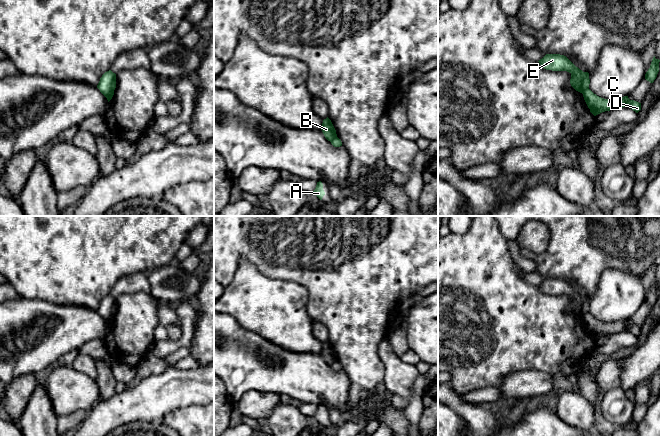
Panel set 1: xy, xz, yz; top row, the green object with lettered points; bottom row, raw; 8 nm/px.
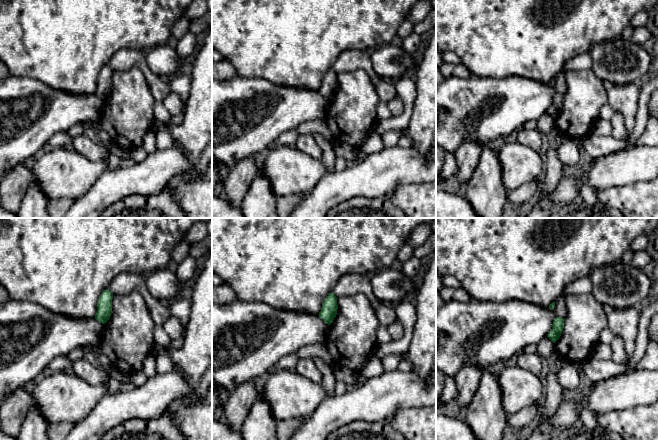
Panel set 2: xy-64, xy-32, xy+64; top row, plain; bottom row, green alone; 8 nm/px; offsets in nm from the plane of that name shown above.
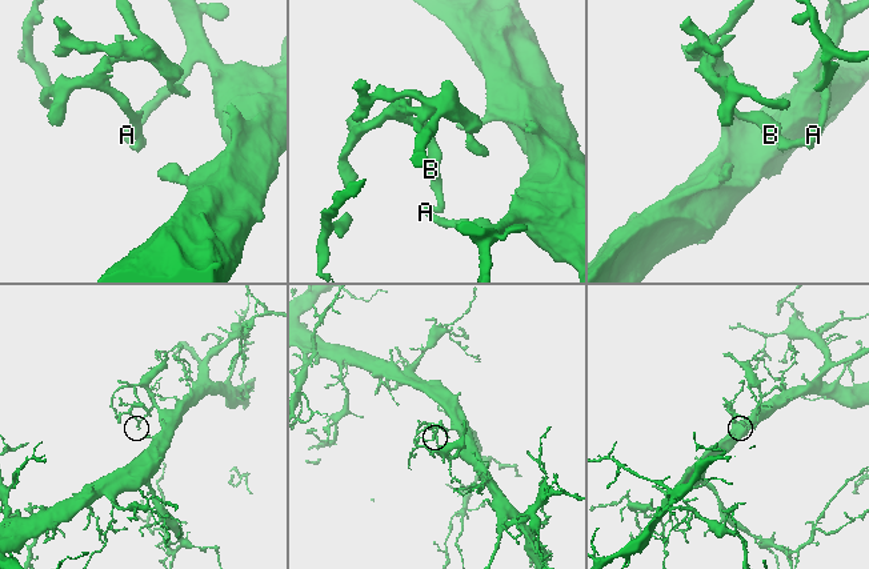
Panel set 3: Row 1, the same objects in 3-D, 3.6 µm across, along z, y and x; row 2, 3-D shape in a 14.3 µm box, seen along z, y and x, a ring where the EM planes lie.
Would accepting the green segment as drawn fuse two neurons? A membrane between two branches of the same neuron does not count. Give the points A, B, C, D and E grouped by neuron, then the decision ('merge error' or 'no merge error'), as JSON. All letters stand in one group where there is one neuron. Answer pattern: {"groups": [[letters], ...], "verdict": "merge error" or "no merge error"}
{"groups": [["A", "C", "D"], ["B", "E"]], "verdict": "merge error"}

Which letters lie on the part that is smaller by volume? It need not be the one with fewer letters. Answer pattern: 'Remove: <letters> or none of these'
Remove: B, E

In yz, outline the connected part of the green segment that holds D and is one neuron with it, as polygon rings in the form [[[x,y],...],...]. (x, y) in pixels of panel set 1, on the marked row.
[[[589,88],[583,91],[584,100],[590,112],[596,116],[602,112],[629,107],[636,113],[641,110],[641,103],[630,100],[628,96],[604,99],[594,94]]]

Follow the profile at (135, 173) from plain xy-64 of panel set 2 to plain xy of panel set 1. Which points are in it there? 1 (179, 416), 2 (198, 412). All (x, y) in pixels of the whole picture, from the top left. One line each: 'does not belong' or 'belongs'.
1: does not belong
2: does not belong

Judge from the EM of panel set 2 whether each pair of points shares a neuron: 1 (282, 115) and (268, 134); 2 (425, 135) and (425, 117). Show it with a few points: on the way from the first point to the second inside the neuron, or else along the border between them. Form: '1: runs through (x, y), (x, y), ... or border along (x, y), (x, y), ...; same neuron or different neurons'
1: runs through (277, 120), (268, 129); same neuron
2: runs through (422, 131), (421, 128), (425, 121); same neuron

